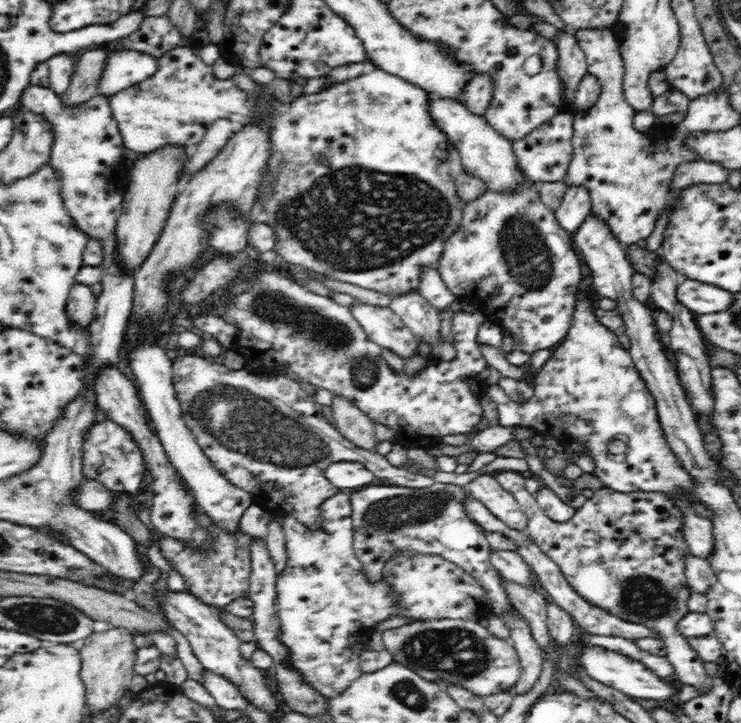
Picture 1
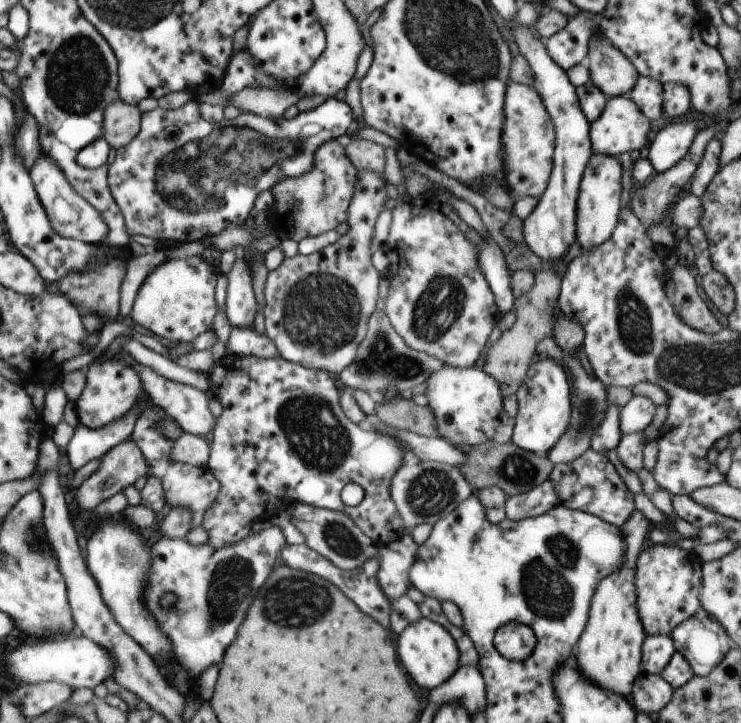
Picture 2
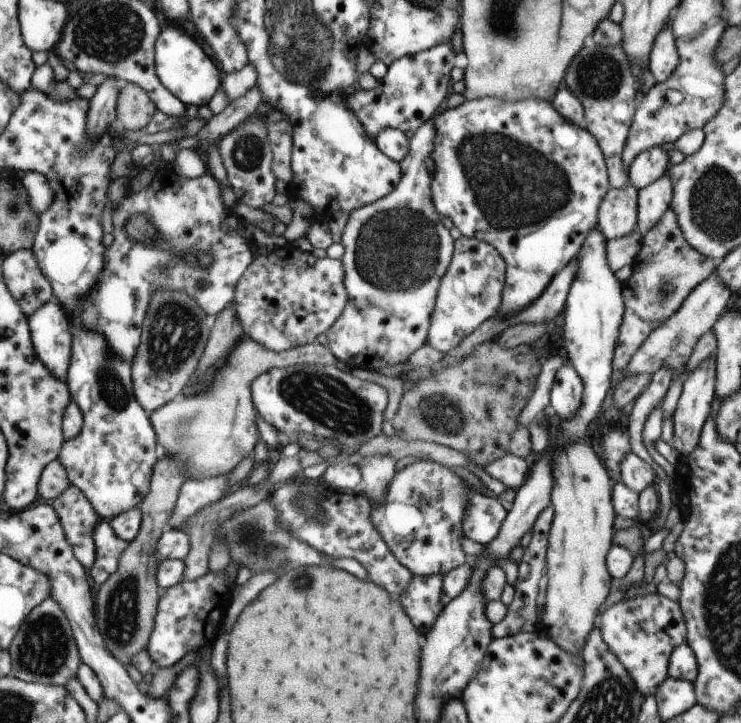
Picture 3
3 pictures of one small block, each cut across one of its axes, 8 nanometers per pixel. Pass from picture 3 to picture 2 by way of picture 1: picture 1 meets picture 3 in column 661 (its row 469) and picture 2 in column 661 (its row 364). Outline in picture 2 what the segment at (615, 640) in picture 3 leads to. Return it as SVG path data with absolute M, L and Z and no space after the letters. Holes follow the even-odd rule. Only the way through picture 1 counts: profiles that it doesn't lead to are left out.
M657 543L637 553L634 564L634 589L636 601L634 607L643 632L646 635L669 635L684 620L687 620L699 607L698 598L701 588L700 560L692 551L685 551L675 543Z

